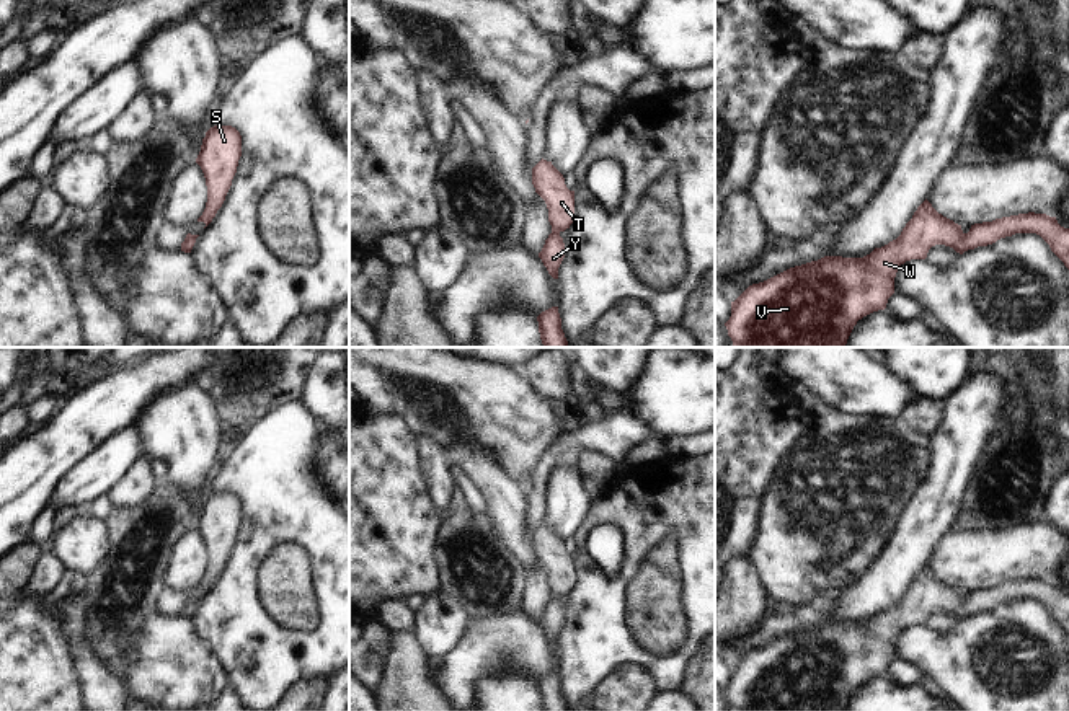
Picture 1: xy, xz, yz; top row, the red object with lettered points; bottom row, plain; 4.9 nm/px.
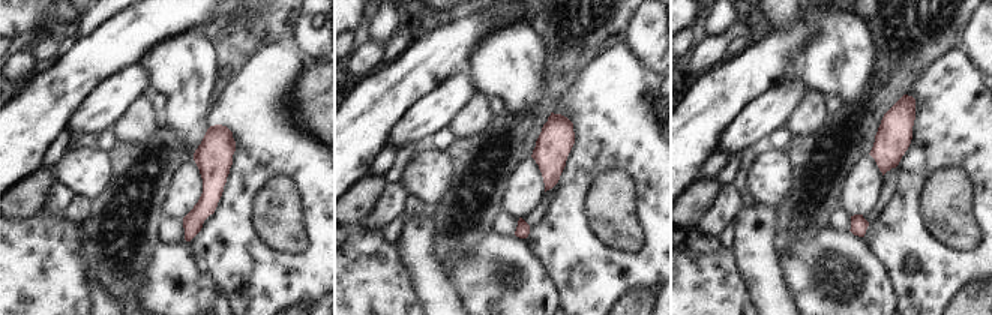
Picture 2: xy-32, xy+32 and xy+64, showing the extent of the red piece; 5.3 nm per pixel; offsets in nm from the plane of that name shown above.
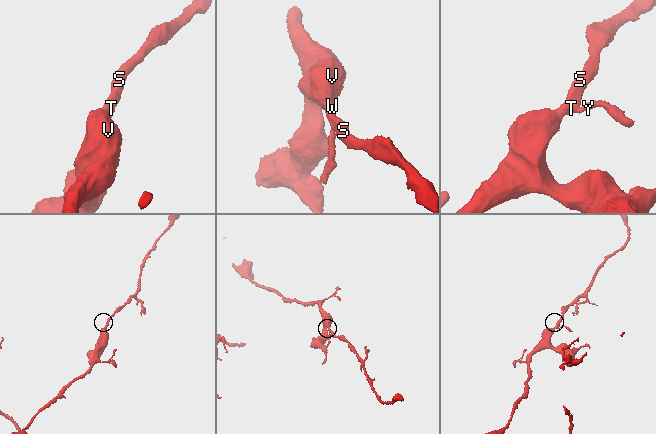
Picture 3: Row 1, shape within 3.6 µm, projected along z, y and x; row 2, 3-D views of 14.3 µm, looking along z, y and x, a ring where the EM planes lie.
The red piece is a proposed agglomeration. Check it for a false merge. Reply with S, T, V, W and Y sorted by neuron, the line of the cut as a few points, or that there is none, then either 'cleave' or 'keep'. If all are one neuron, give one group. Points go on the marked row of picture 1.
S T V W Y | no cut | keep

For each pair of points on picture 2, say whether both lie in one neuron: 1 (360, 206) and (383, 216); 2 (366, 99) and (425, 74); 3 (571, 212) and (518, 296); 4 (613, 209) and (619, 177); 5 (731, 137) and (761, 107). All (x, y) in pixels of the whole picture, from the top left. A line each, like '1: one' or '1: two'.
1: two
2: one
3: two
4: one
5: one

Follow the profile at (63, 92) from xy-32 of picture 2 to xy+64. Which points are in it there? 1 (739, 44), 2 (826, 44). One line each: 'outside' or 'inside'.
1: outside
2: outside

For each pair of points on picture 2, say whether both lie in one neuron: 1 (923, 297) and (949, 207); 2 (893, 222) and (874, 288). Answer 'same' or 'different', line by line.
1: different
2: different

